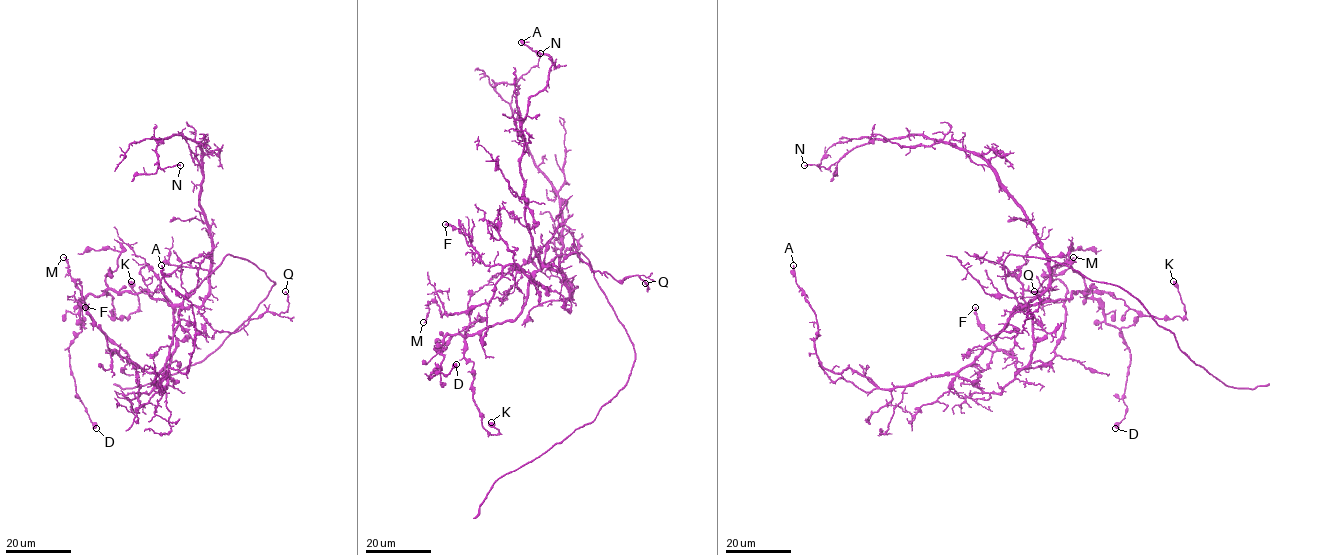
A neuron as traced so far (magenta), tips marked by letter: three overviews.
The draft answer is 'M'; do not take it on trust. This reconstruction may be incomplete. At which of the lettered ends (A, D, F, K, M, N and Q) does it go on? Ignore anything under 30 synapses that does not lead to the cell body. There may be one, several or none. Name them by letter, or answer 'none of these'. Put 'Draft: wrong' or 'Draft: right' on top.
Draft: wrong
none of these

